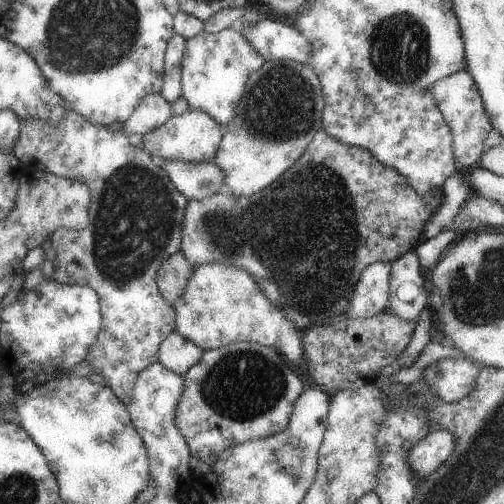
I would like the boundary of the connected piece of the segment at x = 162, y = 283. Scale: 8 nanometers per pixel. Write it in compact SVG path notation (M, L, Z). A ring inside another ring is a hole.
M181 251L175 252L160 265L155 281L160 294L172 306L184 292L194 269Z

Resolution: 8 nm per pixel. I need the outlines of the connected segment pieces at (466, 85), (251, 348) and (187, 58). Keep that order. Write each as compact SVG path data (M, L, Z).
M466 69L452 73L450 76L437 80L432 85L431 91L437 107L450 127L456 166L460 170L477 166L480 155L488 148L484 140L492 130L492 125L472 75Z
M234 341L207 350L202 358L183 377L184 390L177 404L174 420L189 446L189 453L212 466L219 454L228 447L244 441L267 437L286 428L295 400L305 391L302 380L282 362L284 358L266 345L248 341Z
M230 26L221 30L217 33L207 33L206 31L200 32L196 36L189 38L186 41L186 46L184 49L184 54L182 55L182 60L180 61L181 68L181 79L182 79L182 97L186 98L189 107L193 109L198 109L208 113L216 122L219 122L224 127L235 117L236 114L236 105L240 102L242 94L244 94L244 89L246 86L246 81L248 77L255 71L258 70L264 64L265 58L252 46L251 42L248 42L248 39L240 32L238 26Z

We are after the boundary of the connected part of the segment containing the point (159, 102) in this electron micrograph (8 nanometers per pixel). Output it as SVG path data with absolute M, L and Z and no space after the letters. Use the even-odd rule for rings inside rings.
M160 93L147 94L120 128L127 135L148 133L172 116L170 104Z

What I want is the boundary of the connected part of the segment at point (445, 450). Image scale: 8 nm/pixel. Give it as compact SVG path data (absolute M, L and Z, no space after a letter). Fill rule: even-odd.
M430 431L407 452L407 464L420 479L434 472L456 447L453 434L448 431Z

